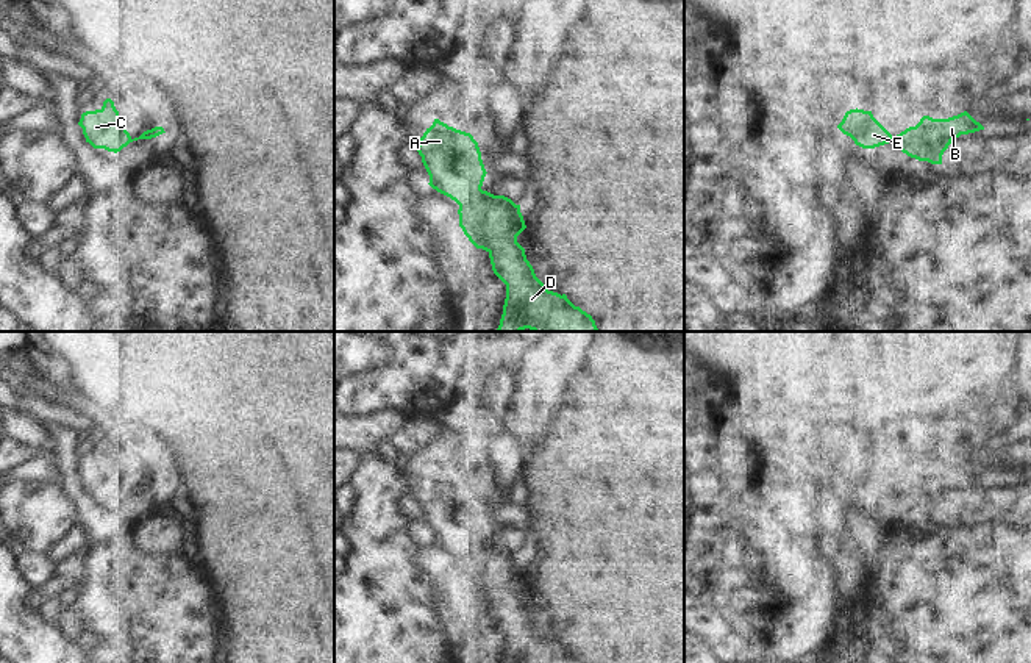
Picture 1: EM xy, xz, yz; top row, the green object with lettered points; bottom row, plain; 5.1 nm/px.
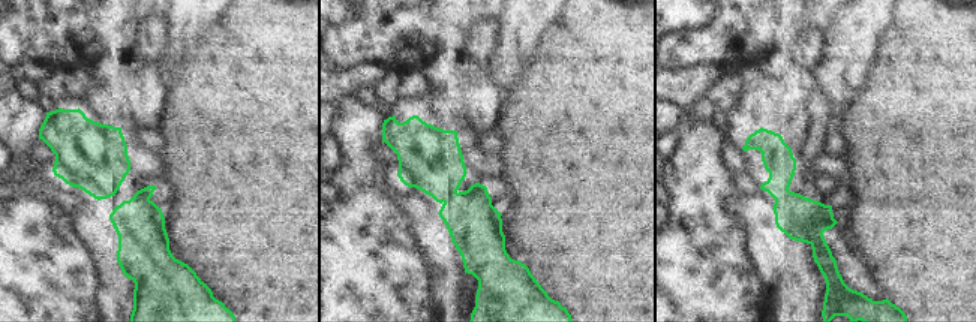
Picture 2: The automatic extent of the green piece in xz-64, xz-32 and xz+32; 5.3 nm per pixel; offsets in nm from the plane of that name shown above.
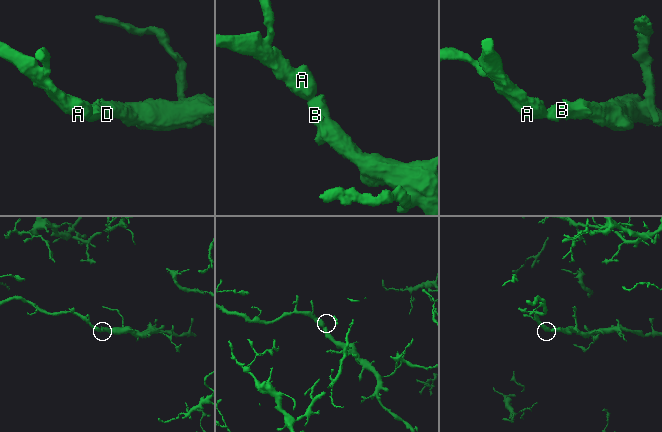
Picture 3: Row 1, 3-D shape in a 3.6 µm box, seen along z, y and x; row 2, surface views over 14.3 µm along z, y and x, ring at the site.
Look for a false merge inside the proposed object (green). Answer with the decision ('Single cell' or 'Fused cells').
Single cell

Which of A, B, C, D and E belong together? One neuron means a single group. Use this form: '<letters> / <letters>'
A B C D E

